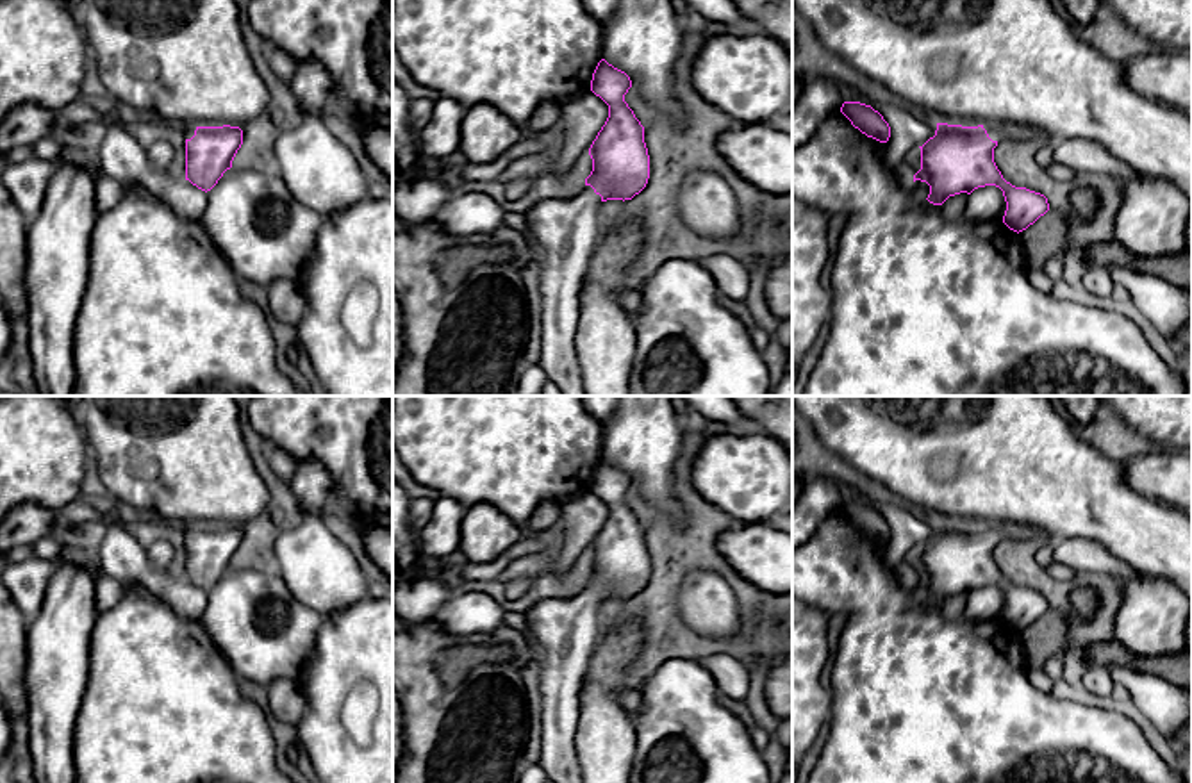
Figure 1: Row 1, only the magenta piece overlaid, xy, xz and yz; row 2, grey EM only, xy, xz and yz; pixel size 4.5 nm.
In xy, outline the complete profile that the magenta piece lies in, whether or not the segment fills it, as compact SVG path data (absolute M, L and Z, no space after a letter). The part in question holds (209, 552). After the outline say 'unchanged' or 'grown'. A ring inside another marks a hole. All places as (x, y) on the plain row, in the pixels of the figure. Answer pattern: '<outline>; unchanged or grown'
M178 524L186 537L186 580L202 590L211 590L243 544L239 526L196 526Z; grown

